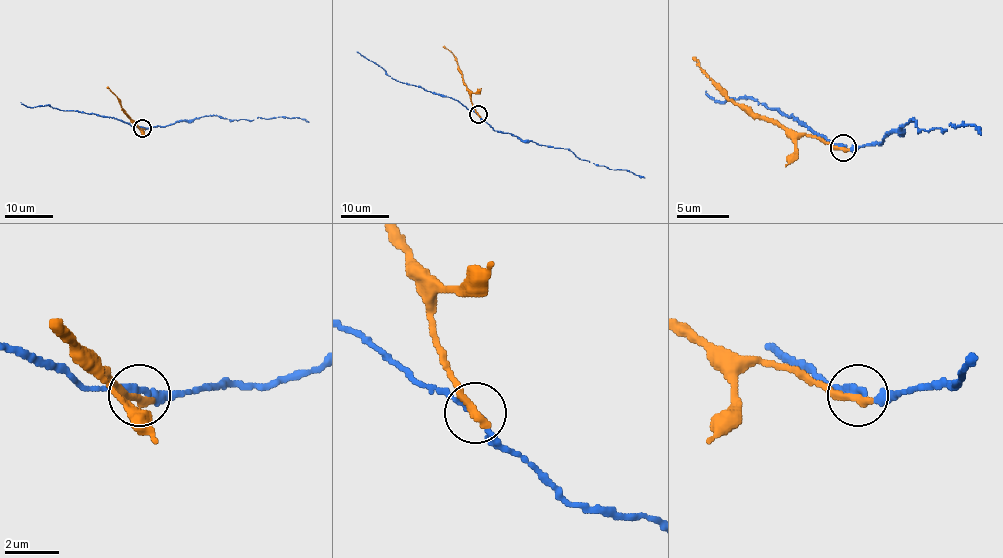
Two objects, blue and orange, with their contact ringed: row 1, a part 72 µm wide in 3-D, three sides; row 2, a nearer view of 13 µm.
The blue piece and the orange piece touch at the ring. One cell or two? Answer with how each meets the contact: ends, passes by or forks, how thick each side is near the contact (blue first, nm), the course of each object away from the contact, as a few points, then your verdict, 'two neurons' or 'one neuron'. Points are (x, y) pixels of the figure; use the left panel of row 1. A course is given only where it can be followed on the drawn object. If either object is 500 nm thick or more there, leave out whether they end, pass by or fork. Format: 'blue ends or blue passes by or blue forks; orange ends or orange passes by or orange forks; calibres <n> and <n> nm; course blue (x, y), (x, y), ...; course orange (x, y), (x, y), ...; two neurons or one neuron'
blue passes by; orange ends; calibres 240 and 400 nm; course blue (142, 128), (166, 126), (203, 116), (253, 120), (259, 117), (299, 117), (309, 122); course orange (142, 128), (127, 114), (121, 100), (106, 87); two neurons

